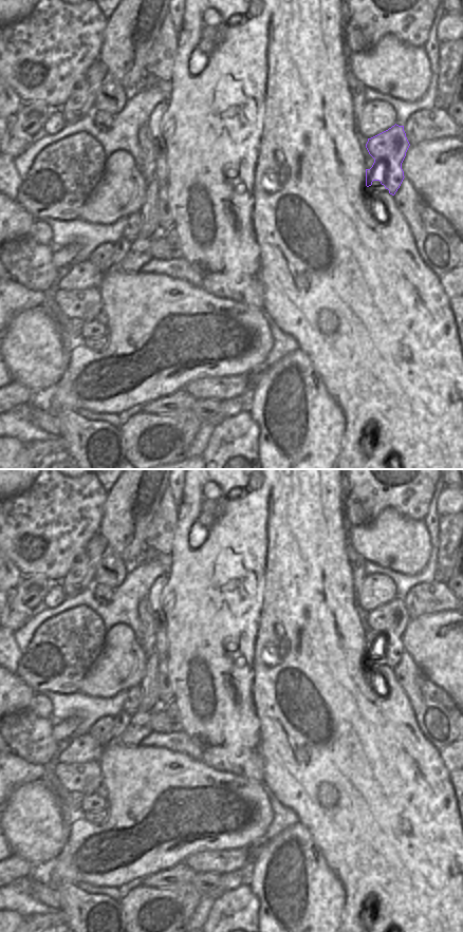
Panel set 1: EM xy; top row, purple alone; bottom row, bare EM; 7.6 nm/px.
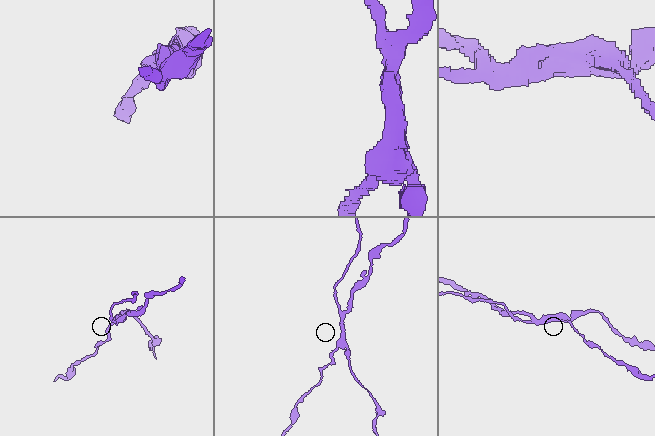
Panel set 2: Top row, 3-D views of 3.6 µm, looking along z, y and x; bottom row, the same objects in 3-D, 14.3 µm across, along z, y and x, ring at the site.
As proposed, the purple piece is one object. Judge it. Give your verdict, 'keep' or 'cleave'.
cleave

